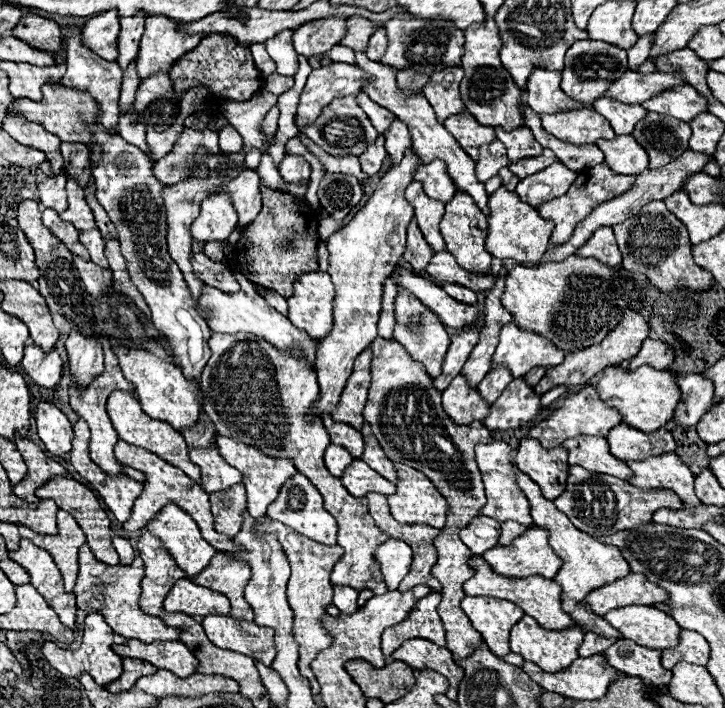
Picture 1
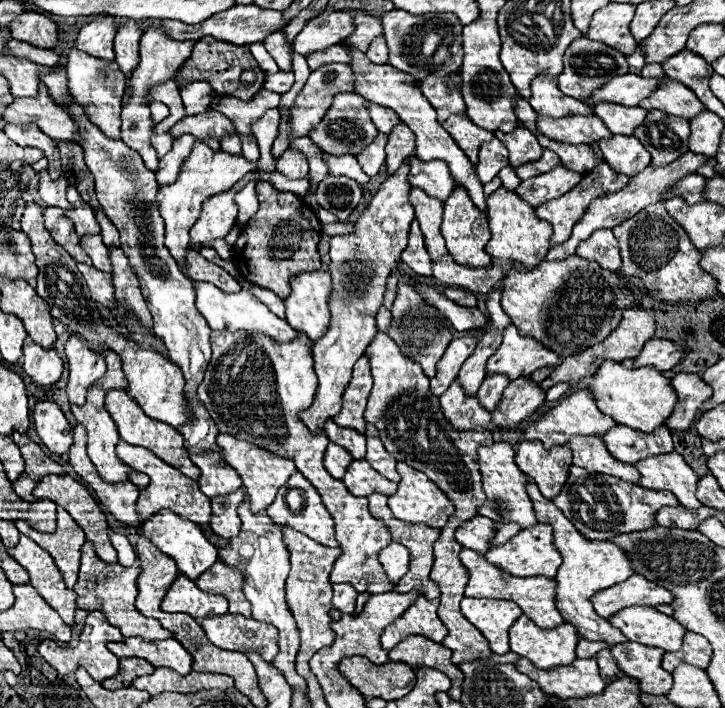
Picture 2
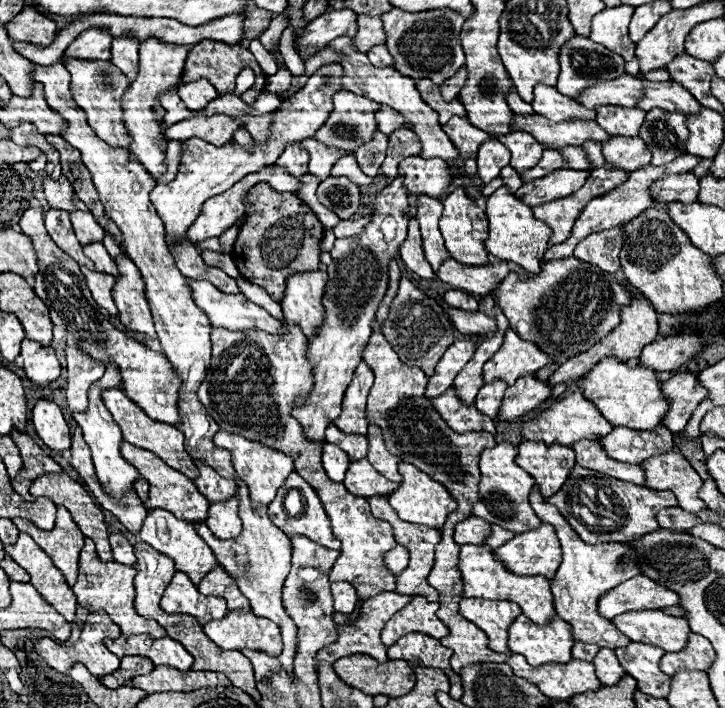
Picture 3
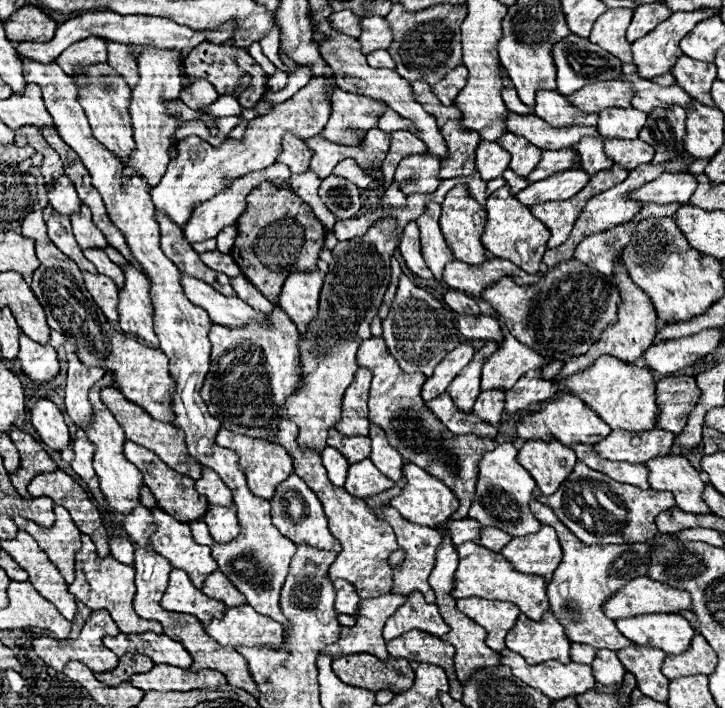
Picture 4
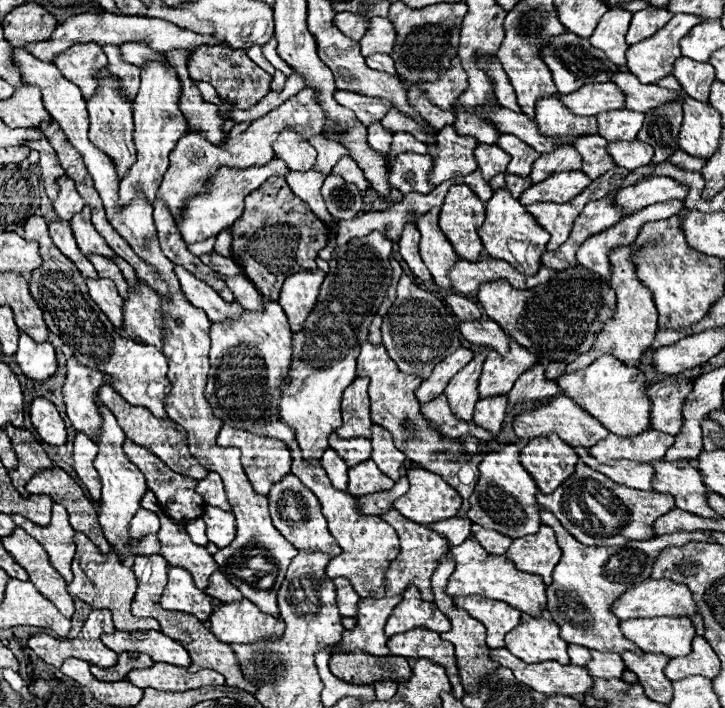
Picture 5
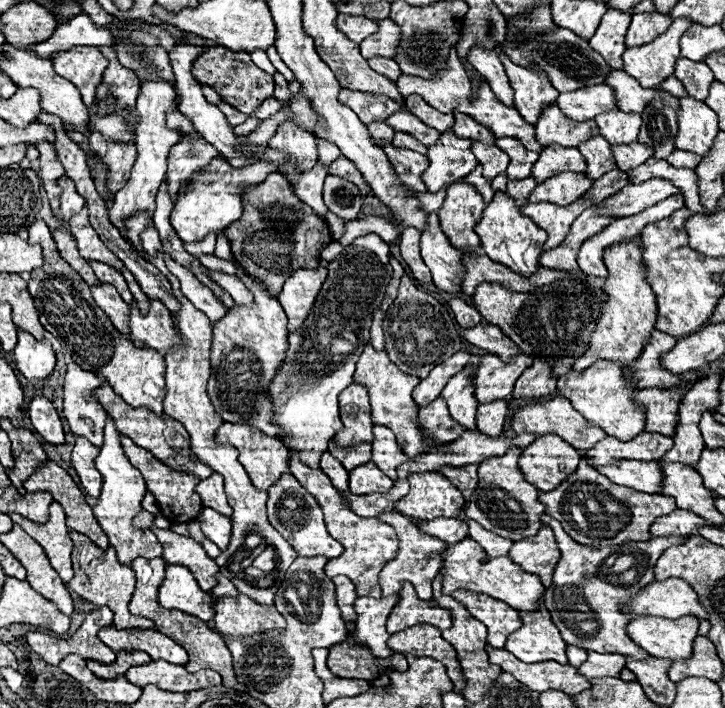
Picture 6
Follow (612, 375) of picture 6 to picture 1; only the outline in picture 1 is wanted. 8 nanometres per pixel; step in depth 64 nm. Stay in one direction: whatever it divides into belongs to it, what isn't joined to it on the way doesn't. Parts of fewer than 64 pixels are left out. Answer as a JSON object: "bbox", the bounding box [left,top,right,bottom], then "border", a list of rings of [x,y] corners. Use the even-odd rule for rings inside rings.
{"bbox":[598,366,682,432],"border":[[[612,366],[604,368],[604,378],[598,382],[598,394],[608,406],[618,408],[624,424],[638,428],[642,432],[654,432],[660,430],[662,426],[668,426],[682,396],[674,372],[654,370],[650,366],[640,366],[636,370],[624,370]]]}

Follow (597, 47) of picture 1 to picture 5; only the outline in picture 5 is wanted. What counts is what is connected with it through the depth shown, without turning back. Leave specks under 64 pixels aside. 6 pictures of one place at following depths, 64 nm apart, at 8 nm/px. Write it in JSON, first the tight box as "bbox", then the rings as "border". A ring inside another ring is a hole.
{"bbox":[542,32,618,94],"border":[[[570,32],[554,38],[542,50],[542,58],[548,64],[548,68],[552,70],[554,84],[560,94],[570,94],[574,90],[582,88],[584,84],[592,84],[592,82],[610,82],[610,78],[618,72],[618,66],[614,62],[610,62],[610,58],[606,58],[606,54],[602,54],[602,50],[590,46],[590,42],[586,38],[578,38],[576,34],[570,34]]]}

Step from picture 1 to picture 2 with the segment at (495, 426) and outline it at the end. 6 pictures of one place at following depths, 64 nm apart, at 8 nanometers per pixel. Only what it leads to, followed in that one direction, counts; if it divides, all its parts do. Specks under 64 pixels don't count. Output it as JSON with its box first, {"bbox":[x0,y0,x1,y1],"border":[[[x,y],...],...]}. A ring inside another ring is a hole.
{"bbox":[492,378,546,428],"border":[[[530,378],[512,380],[500,398],[500,404],[492,410],[492,424],[498,428],[514,428],[536,412],[544,404],[544,398],[546,392],[542,392],[538,384],[532,384]]]}

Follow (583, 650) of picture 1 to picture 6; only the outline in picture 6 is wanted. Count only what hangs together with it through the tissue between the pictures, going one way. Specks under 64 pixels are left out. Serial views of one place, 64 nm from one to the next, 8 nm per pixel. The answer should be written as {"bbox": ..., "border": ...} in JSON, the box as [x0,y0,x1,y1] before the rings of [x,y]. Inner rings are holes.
{"bbox":[566,646,586,668],"border":[[[568,646],[566,648],[566,654],[568,654],[570,666],[576,666],[578,668],[582,662],[586,662],[586,650],[582,650],[578,646]]]}

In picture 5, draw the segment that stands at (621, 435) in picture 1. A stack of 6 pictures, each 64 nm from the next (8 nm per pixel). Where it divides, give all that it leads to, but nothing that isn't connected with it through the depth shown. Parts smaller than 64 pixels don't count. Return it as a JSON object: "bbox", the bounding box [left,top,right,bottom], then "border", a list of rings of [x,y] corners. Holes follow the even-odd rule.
{"bbox":[590,430,674,462],"border":[[[646,430],[638,436],[614,436],[610,434],[598,446],[590,448],[590,454],[598,462],[608,460],[632,460],[632,462],[654,462],[662,460],[666,450],[674,444],[674,436],[658,434],[658,430]]]}

